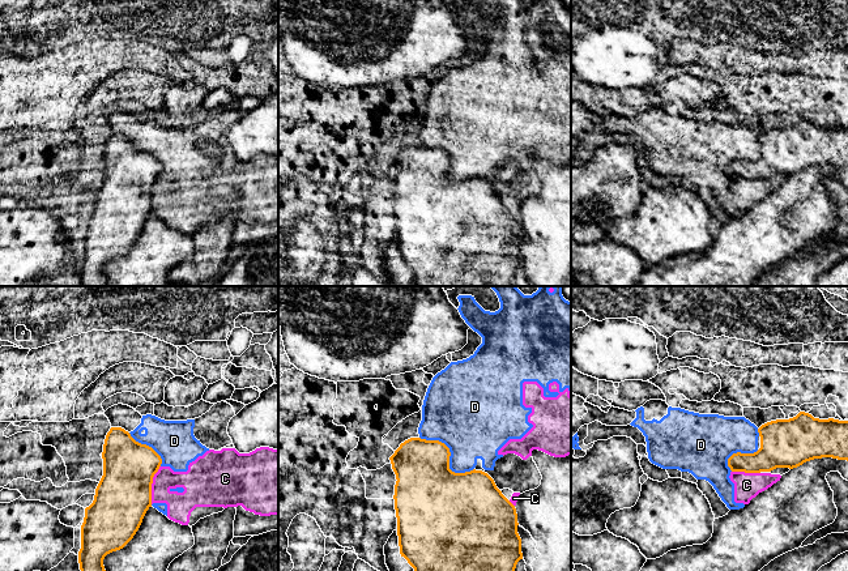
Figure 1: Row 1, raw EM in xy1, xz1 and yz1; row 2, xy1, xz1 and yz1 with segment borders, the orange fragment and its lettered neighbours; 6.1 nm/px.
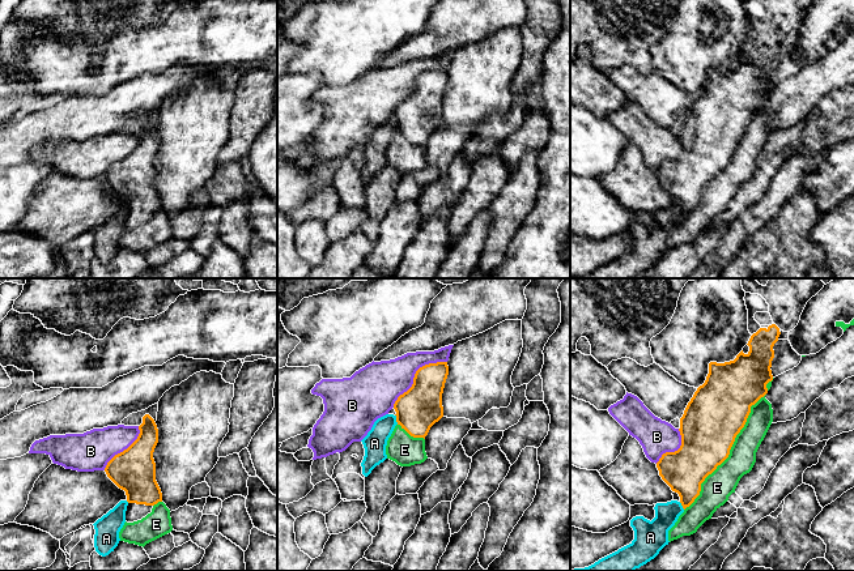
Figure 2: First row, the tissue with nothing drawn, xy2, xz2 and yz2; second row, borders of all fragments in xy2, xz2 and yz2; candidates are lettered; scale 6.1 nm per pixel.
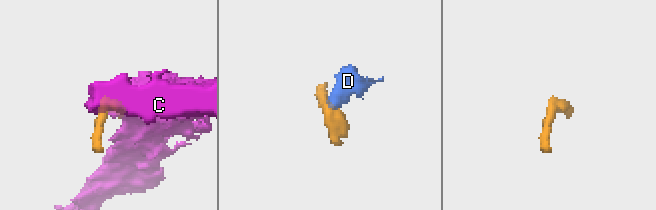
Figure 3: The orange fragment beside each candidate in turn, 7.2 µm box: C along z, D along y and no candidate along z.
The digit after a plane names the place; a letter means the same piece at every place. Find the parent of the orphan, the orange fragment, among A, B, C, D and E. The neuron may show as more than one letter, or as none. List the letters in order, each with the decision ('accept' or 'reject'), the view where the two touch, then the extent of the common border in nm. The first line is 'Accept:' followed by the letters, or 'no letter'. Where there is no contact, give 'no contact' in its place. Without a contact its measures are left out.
Accept: no letter
A: reject; meets orange in xz2; contact 70 nm long
B: reject; meets orange in xz2; contact 440 nm long
C: reject; meets orange in xy1; contact 240 nm long
D: reject; meets orange in xz1; contact 400 nm long
E: reject; meets orange in yz2; contact 900 nm long

